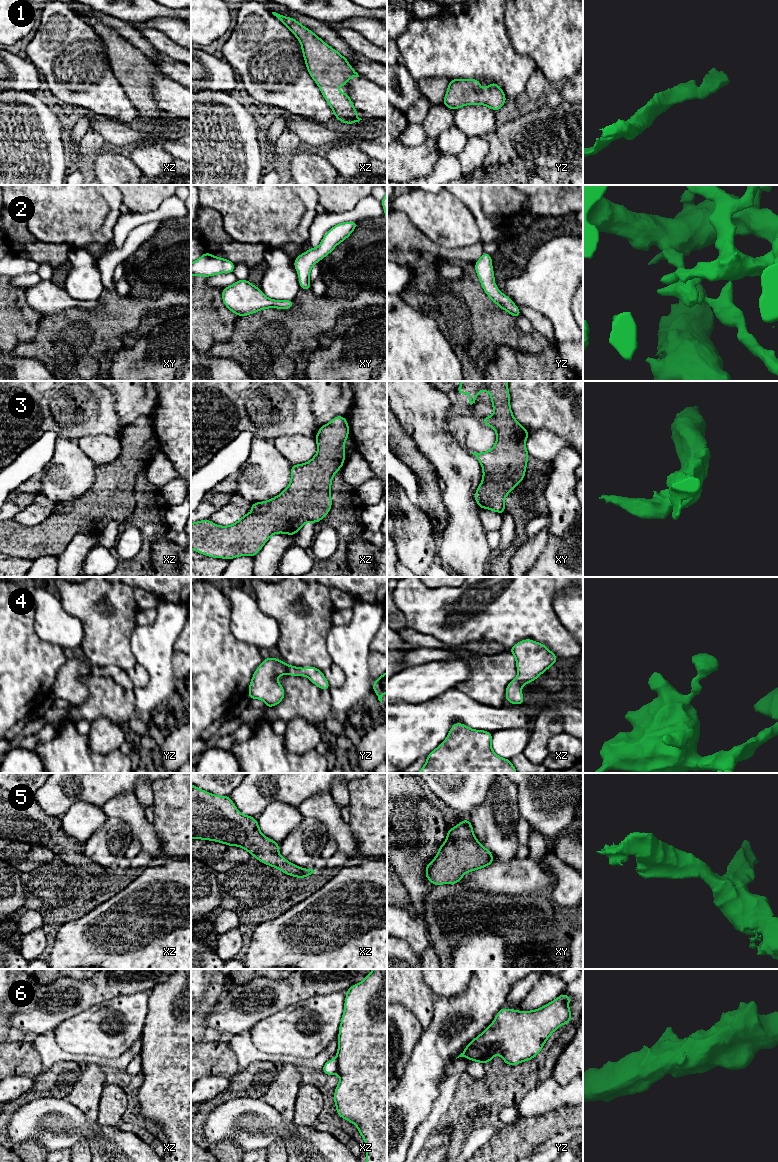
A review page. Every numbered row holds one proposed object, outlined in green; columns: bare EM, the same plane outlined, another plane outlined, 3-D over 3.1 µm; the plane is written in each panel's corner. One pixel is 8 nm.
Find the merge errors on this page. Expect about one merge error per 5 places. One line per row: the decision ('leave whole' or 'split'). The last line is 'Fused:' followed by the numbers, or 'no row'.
1: leave whole
2: leave whole
3: leave whole
4: leave whole
5: leave whole
6: split
Fused: 6

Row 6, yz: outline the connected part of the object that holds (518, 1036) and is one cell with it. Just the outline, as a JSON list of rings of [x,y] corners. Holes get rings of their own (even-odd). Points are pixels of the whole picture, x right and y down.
[[[561,994],[552,1002],[532,1011],[501,1008],[491,1025],[473,1039],[457,1058],[467,1057],[470,1061],[475,1061],[501,1055],[504,1063],[511,1066],[532,1060],[542,1050],[550,1035],[571,1020],[568,1007],[571,1000],[567,994]]]

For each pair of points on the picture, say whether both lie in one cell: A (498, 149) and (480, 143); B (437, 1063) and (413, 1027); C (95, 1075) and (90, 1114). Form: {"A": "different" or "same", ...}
{"A": "different", "B": "different", "C": "same"}

